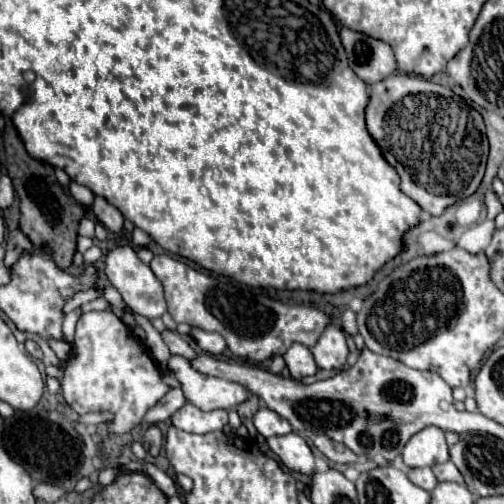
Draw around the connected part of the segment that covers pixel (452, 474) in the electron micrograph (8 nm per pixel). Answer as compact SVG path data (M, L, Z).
M443 462L443 464L435 464L433 466L433 474L437 476L439 482L457 482L457 484L465 484L461 472L457 470L457 466L453 462Z

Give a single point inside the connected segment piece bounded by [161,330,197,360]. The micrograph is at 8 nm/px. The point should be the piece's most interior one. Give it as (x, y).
(175, 343)

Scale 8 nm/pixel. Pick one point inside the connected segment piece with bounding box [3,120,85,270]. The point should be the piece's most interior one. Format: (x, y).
(51, 223)

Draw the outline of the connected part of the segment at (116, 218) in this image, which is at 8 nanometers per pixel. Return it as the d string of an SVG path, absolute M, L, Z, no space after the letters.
M95 196L91 210L95 212L97 220L99 220L107 230L121 232L121 228L123 228L123 214L121 214L115 206L111 206L105 198Z

